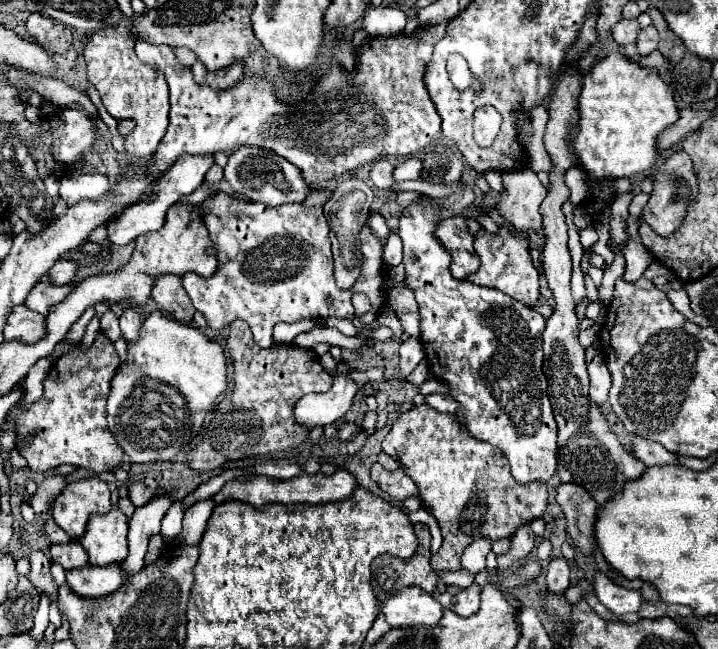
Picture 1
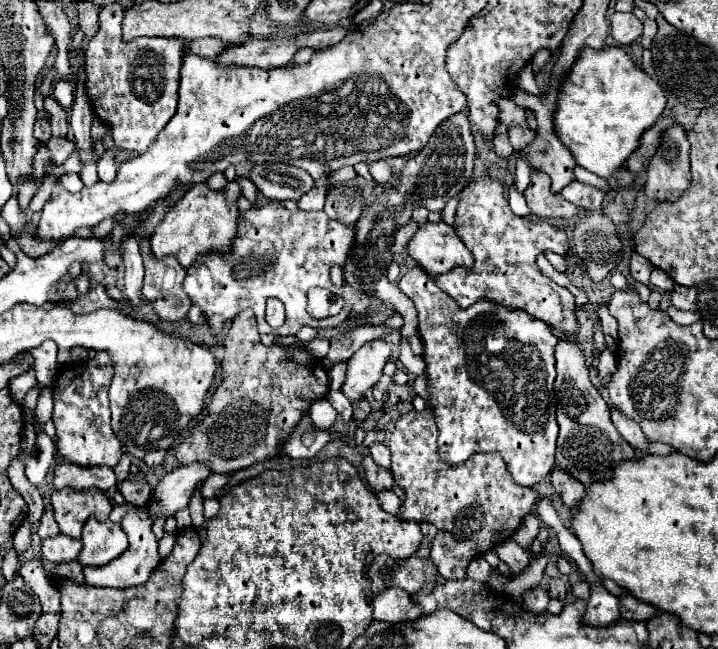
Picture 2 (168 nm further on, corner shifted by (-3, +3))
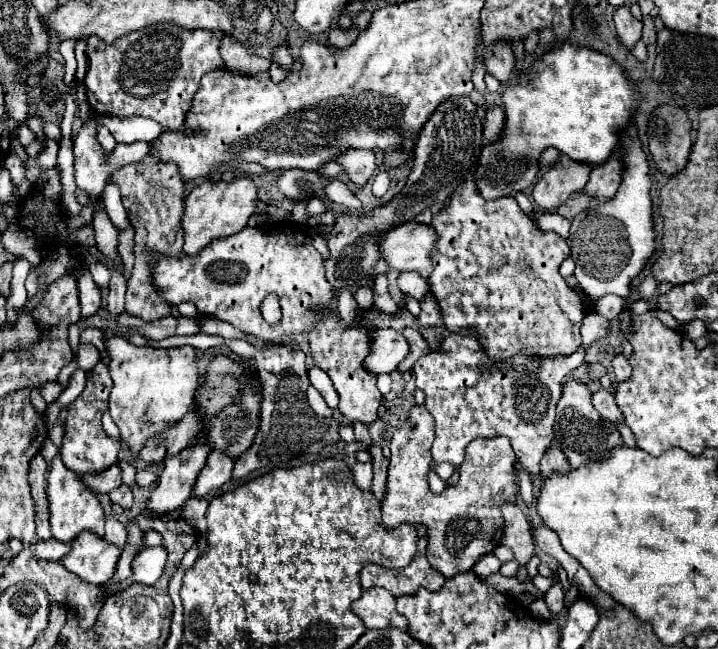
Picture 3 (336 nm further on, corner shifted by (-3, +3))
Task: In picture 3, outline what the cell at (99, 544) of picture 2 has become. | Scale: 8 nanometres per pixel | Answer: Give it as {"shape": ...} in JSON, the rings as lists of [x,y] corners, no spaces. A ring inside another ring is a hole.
{"shape":[[[80,533],[70,543],[70,553],[62,557],[62,565],[90,585],[106,585],[116,571],[120,549],[92,533]]]}

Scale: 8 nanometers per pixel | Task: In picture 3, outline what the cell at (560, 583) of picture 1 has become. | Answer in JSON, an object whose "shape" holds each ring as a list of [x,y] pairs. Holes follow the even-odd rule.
{"shape":[[[560,583],[552,585],[552,589],[548,589],[548,593],[546,593],[544,601],[546,601],[546,607],[548,607],[554,615],[556,615],[556,613],[560,613],[560,611],[564,609],[564,591],[562,591]]]}

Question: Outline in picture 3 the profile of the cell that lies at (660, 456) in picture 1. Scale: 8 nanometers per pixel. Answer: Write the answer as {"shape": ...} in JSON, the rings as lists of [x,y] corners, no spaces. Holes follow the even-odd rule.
{"shape":[[[600,389],[600,391],[592,393],[592,405],[594,405],[594,409],[596,409],[604,419],[608,419],[608,421],[612,421],[612,423],[624,421],[622,413],[618,411],[618,405],[616,405],[616,401],[614,401],[614,395],[612,395],[610,391]]]}

